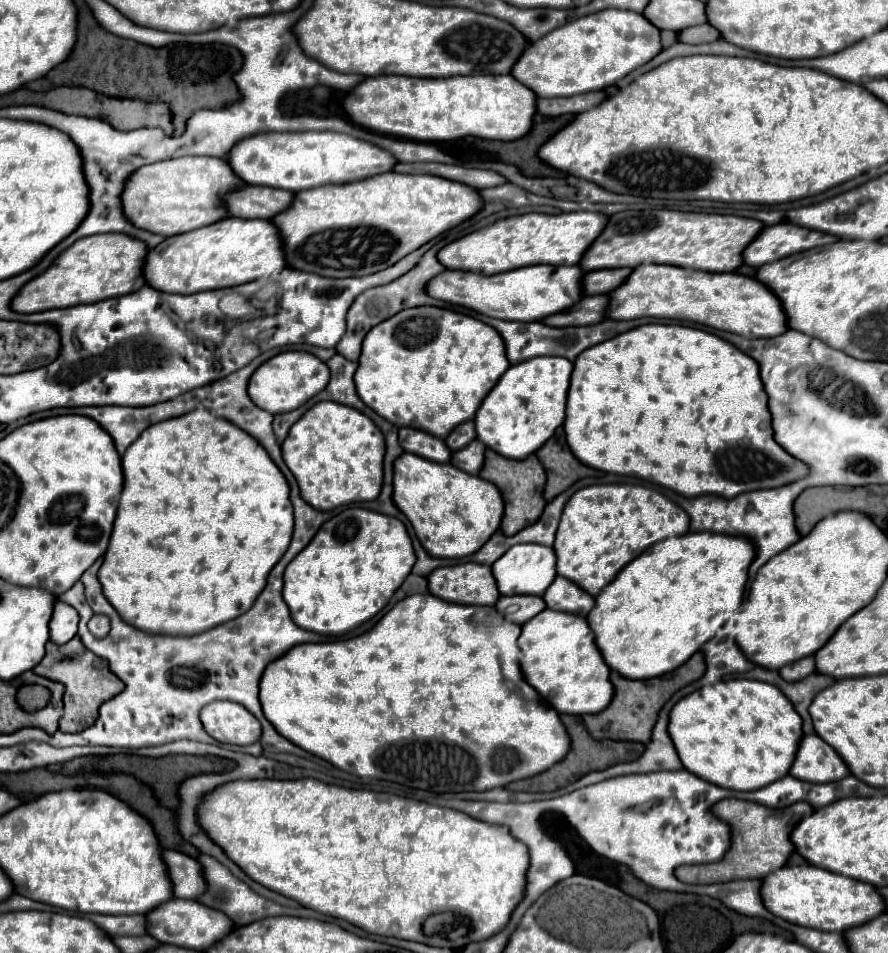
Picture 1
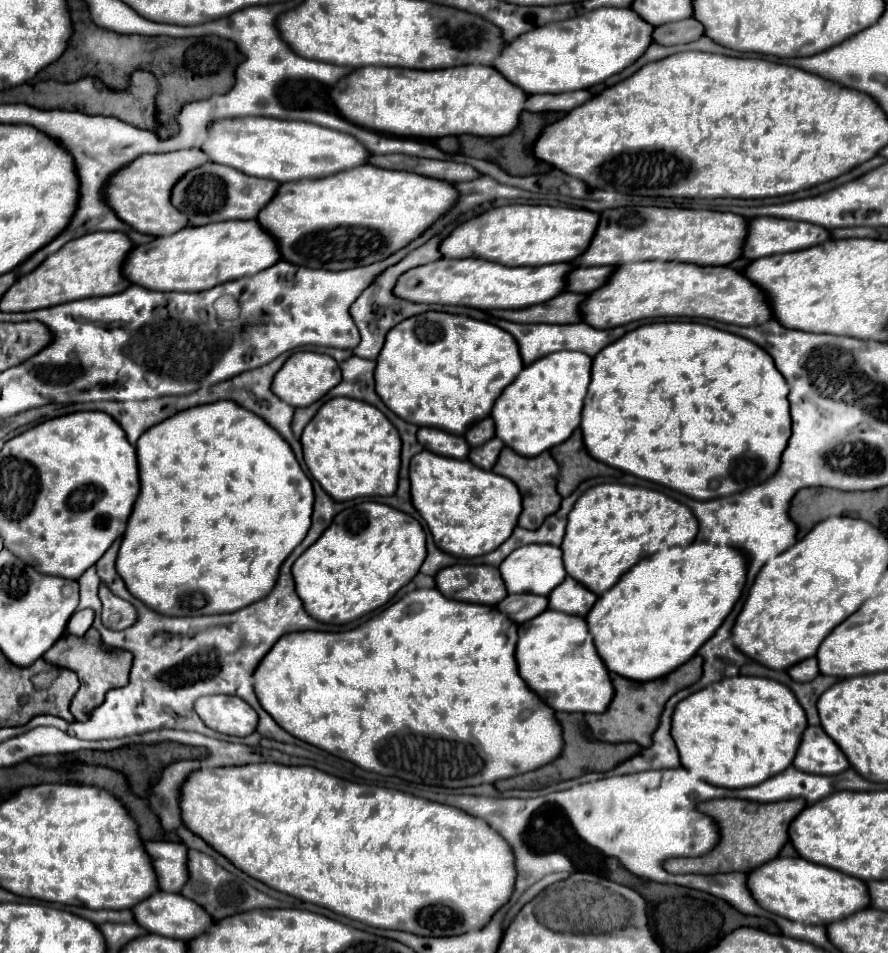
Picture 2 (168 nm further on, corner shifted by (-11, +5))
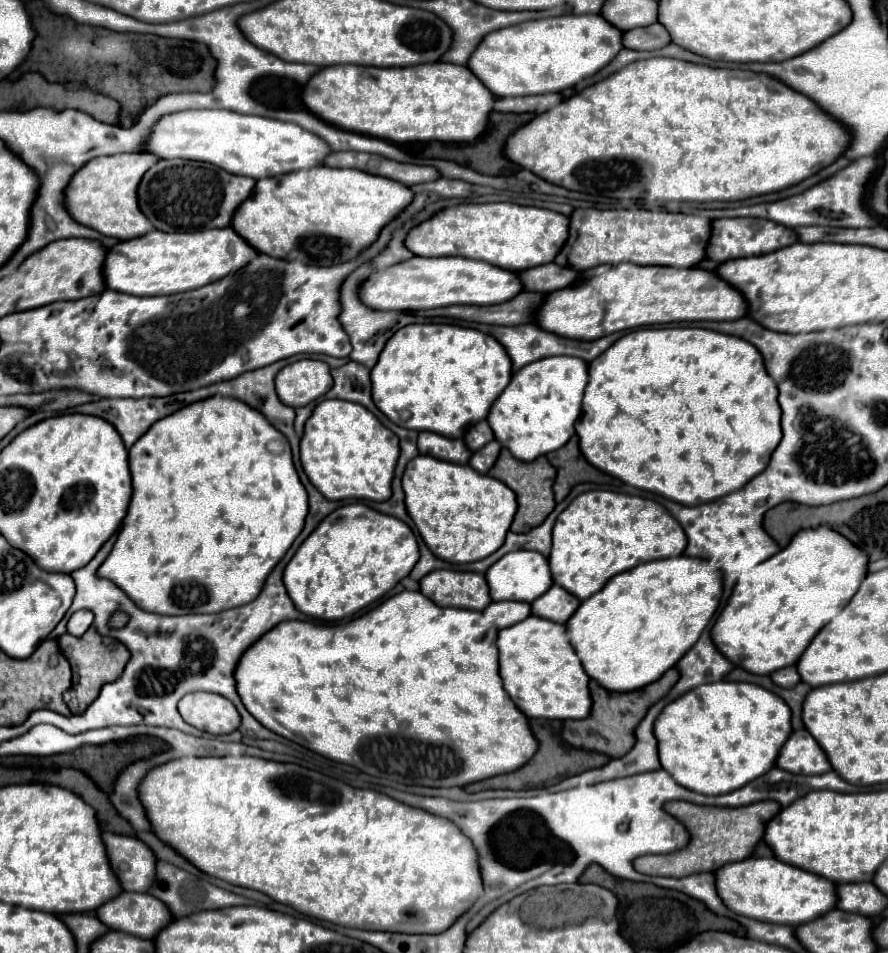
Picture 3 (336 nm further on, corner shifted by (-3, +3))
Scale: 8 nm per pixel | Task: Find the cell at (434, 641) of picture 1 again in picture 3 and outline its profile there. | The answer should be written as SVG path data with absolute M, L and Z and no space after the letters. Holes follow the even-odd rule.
M404 590L392 598L388 598L384 604L372 608L370 612L366 612L360 618L354 618L350 622L344 622L340 626L322 626L322 624L314 624L314 622L304 622L304 620L288 620L288 622L280 622L280 626L274 626L274 630L268 630L268 634L264 634L264 638L258 638L248 650L246 654L242 654L242 658L236 664L234 670L234 680L236 680L236 692L240 694L240 700L244 702L246 710L268 730L276 732L278 736L284 736L320 756L326 756L334 762L342 762L342 764L350 764L370 776L380 776L380 778L388 778L388 780L396 780L396 782L404 782L404 784L422 784L422 786L466 786L478 780L486 780L498 774L506 774L512 772L516 768L522 768L538 750L538 742L528 726L528 718L524 718L524 714L520 714L514 706L512 700L508 698L508 694L504 694L504 688L500 686L500 674L496 670L496 626L492 626L490 622L486 622L482 618L482 612L472 612L472 610L462 610L462 608L440 608L436 606L430 598L426 598L420 592L410 592ZM388 736L404 736L408 740L420 740L424 744L438 744L444 746L452 752L452 760L446 760L446 766L442 768L442 776L414 776L408 778L406 770L402 774L402 768L398 768L398 772L382 772L376 764L376 758L380 756L380 746L382 740Z

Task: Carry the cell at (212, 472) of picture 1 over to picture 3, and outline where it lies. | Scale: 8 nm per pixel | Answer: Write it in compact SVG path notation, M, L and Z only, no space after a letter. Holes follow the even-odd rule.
M220 394L192 402L184 408L176 410L176 414L170 414L168 418L162 418L160 422L156 422L148 430L148 434L144 434L144 438L140 438L140 442L136 442L136 446L130 448L130 474L132 474L132 488L134 488L132 502L130 502L124 522L122 522L122 530L114 542L114 548L112 548L110 556L104 560L104 564L100 566L98 574L102 578L112 580L116 586L120 586L136 602L136 606L140 606L146 612L212 614L212 612L220 612L220 610L228 610L228 608L236 608L236 606L252 602L252 598L256 598L256 594L260 594L266 576L284 558L286 550L292 546L296 536L302 532L304 518L308 514L308 494L298 478L298 472L292 462L292 452L290 452L290 446L288 446L284 434L278 432L266 420L266 416L262 412L254 410L252 406L248 406L236 398L228 398L228 396L220 396ZM272 440L282 440L286 444L282 454L270 454L266 450L266 444Z

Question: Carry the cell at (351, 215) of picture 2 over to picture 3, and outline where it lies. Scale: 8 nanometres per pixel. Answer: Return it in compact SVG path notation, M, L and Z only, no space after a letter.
M316 166L316 168L308 168L308 170L296 170L290 174L282 174L282 176L272 176L272 178L260 178L256 180L254 192L252 192L252 200L244 200L240 204L240 208L234 210L234 218L232 218L232 228L234 232L238 232L256 252L264 252L272 258L284 258L284 260L296 260L296 262L312 262L316 266L330 266L332 262L346 262L348 258L358 256L366 246L370 246L380 230L398 214L402 212L410 202L412 202L412 192L408 186L400 186L398 182L388 182L388 178L372 178L370 174L364 174L360 170L336 170L336 168L326 168L326 166Z

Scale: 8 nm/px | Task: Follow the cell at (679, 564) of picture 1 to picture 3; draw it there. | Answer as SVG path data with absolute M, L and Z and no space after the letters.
M676 556L616 574L566 622L566 634L586 674L612 692L632 692L656 682L696 644L722 596L722 574L712 562Z

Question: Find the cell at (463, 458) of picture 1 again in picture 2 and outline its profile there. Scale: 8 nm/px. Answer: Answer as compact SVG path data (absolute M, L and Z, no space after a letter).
M492 438L492 440L488 440L486 444L472 448L472 450L470 450L468 460L470 460L470 462L474 462L476 466L484 468L484 470L492 470L492 466L494 466L494 464L496 464L496 460L498 460L498 454L500 454L502 446L504 446L504 444L502 444L502 440Z

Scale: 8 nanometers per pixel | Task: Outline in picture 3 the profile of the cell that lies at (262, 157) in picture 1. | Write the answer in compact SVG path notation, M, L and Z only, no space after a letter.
M182 110L182 112L166 114L156 122L156 126L152 126L152 134L148 134L148 140L142 146L144 148L140 152L156 154L158 158L188 158L188 160L212 162L230 174L250 176L254 180L320 166L320 158L324 158L324 154L330 154L328 144L322 138L312 136L310 132L306 132L296 124L262 118L262 116L242 116L230 110Z

